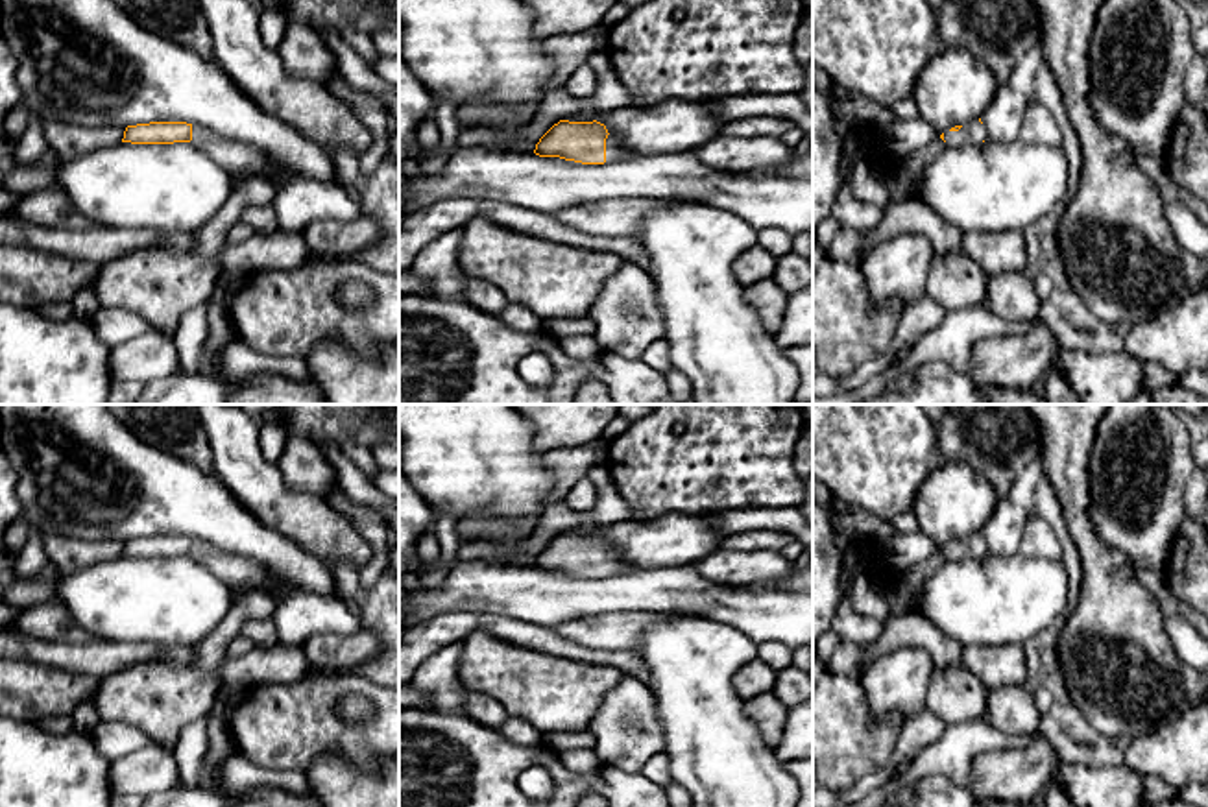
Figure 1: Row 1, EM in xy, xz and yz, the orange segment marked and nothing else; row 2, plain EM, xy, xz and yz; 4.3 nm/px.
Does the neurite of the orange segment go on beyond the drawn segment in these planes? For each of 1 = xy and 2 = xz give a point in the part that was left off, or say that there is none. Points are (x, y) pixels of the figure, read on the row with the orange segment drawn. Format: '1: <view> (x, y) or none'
1: xy (239, 159)
2: xz (614, 150)

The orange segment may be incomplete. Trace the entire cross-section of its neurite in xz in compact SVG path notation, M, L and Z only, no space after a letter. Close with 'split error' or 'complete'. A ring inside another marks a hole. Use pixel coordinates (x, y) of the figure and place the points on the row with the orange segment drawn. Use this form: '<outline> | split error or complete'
M569 122L554 124L536 144L539 157L560 157L582 164L604 164L634 157L635 153L621 146L604 124Z | split error

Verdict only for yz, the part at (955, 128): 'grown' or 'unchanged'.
grown

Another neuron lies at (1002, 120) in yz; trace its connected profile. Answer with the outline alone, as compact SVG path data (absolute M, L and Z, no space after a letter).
M1009 83L999 85L992 103L983 111L981 122L992 142L1012 142L1020 139L1023 114L1029 100Z

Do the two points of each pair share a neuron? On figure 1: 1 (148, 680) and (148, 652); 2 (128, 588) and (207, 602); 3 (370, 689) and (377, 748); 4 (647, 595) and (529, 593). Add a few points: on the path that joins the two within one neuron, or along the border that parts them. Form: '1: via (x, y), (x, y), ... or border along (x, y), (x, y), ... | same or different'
1: border along (191, 663), (148, 660), (113, 671), (108, 676) | different
2: via (148, 599), (187, 602) | same
3: via (379, 704), (379, 734) | same
4: via (617, 595), (558, 595) | same

